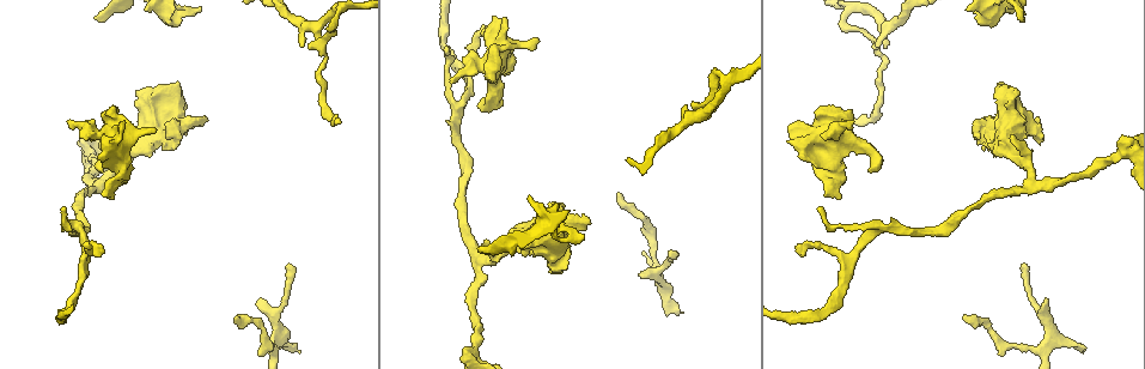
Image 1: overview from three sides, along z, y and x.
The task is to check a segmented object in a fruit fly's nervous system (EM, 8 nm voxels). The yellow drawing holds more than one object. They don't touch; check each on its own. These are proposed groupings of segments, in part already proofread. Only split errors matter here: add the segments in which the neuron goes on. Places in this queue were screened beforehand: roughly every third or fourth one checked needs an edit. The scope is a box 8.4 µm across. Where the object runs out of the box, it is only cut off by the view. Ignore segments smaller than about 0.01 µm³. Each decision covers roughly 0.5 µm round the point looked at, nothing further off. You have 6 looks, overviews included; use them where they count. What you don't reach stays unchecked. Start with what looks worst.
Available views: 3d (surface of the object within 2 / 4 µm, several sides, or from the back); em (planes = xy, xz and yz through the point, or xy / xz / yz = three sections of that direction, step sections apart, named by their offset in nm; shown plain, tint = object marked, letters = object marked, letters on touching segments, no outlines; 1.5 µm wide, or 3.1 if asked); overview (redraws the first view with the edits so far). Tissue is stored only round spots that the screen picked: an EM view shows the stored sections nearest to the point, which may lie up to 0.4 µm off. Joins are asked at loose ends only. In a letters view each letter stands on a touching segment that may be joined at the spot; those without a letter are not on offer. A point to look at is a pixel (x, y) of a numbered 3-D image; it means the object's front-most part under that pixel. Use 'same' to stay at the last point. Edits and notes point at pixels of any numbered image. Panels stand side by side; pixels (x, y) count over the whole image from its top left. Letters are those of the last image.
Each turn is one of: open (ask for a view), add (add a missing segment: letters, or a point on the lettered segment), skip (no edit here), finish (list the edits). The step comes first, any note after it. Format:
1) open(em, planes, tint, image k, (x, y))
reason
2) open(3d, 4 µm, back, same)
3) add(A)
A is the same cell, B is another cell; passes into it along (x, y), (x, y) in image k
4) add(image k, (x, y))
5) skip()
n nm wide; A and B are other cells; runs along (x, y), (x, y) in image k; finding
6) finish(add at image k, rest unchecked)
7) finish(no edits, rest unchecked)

open(em, planes, letters, image 1, (95, 18))
branch stops here

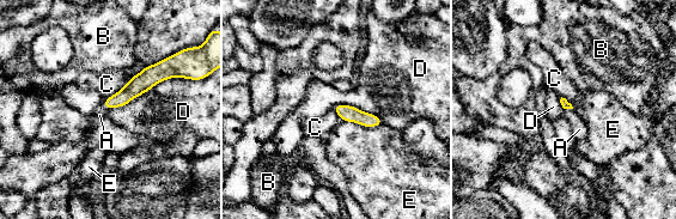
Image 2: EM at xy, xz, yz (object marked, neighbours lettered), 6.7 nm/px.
add(A)
A is the same cell, B, C, D and E are other cells; it goes on there

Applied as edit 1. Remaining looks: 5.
open(em, planes, plain, image 1, (964, 316))
branch stops here

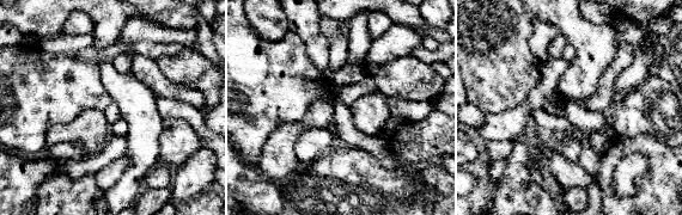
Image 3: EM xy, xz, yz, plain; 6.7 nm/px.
open(em, planes, letters, same)

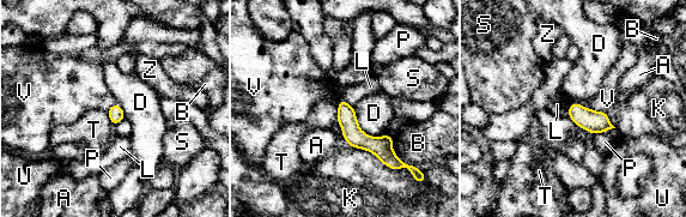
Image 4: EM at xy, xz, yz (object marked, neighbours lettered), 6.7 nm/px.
skip()
110 nm wide; A, B, D, K, L, P, S, T, U, V and Z are other cells; runs along (341, 103), (348, 125), (393, 161) in image 4; none of them fits

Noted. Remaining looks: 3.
open(3d, 2 µm, image 1, (551, 203))
free end

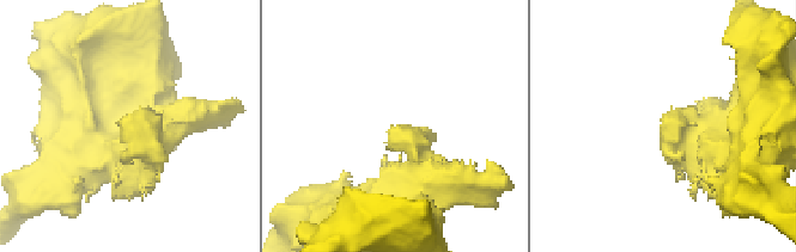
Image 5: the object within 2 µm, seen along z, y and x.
open(em, planes, plain, image 5, (397, 127))

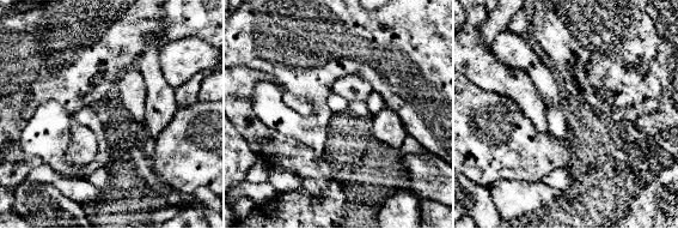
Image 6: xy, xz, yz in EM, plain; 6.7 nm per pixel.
open(em, planes, letters, same)

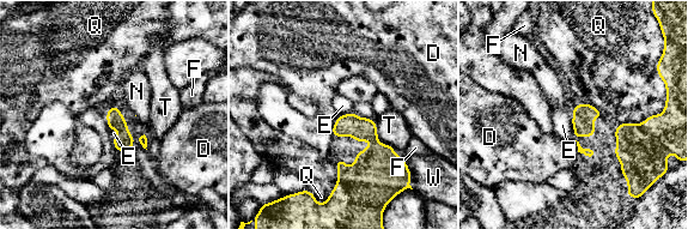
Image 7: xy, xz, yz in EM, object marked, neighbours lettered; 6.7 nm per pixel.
skip()
D, E, F, N, Q, T and W are other cells; border along (571, 121), (574, 136) in image 7; none of them fits

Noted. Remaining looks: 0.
finish(add at image 2, rest unchecked)

